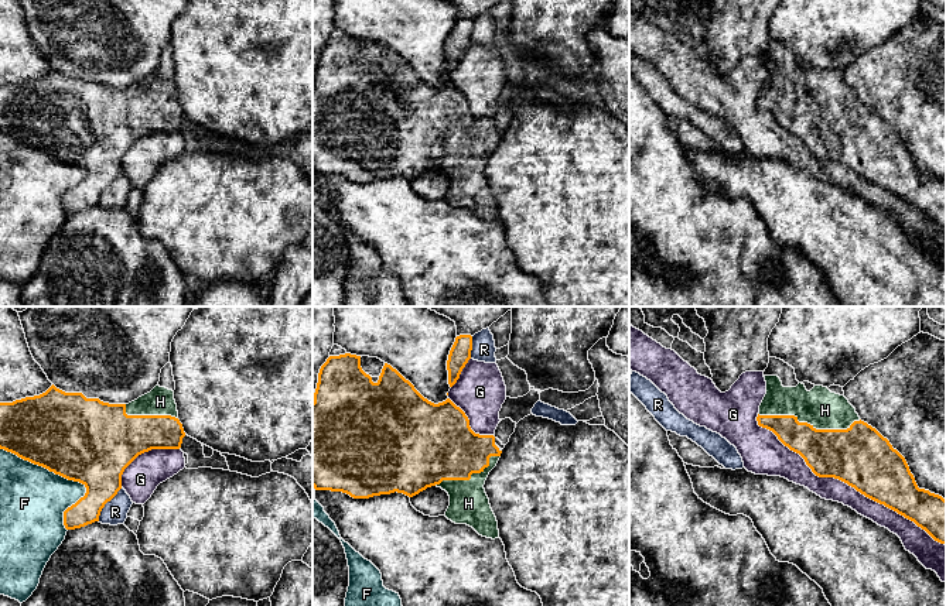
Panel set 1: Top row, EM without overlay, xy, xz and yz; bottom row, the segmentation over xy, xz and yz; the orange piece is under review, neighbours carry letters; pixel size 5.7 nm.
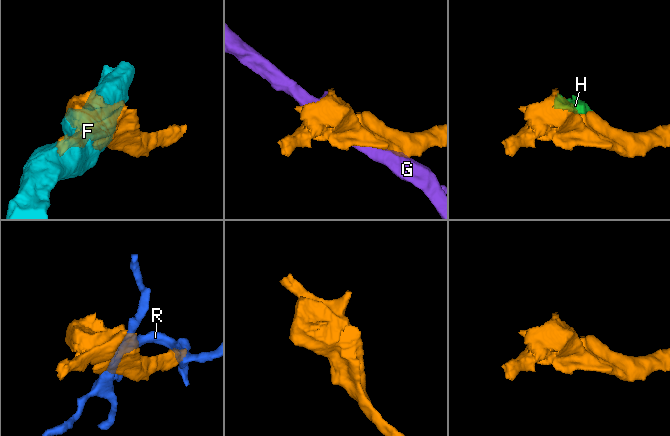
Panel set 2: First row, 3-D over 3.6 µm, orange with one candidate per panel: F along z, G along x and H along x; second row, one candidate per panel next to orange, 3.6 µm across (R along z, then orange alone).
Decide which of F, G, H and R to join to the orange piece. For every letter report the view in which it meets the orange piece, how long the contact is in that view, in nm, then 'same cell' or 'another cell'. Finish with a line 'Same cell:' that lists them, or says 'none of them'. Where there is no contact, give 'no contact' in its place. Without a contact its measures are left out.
F: xy | 600 nm | another cell
G: yz | 1300 nm | another cell
H: yz | 600 nm | same cell
R: xy | 240 nm | another cell
Same cell: H

